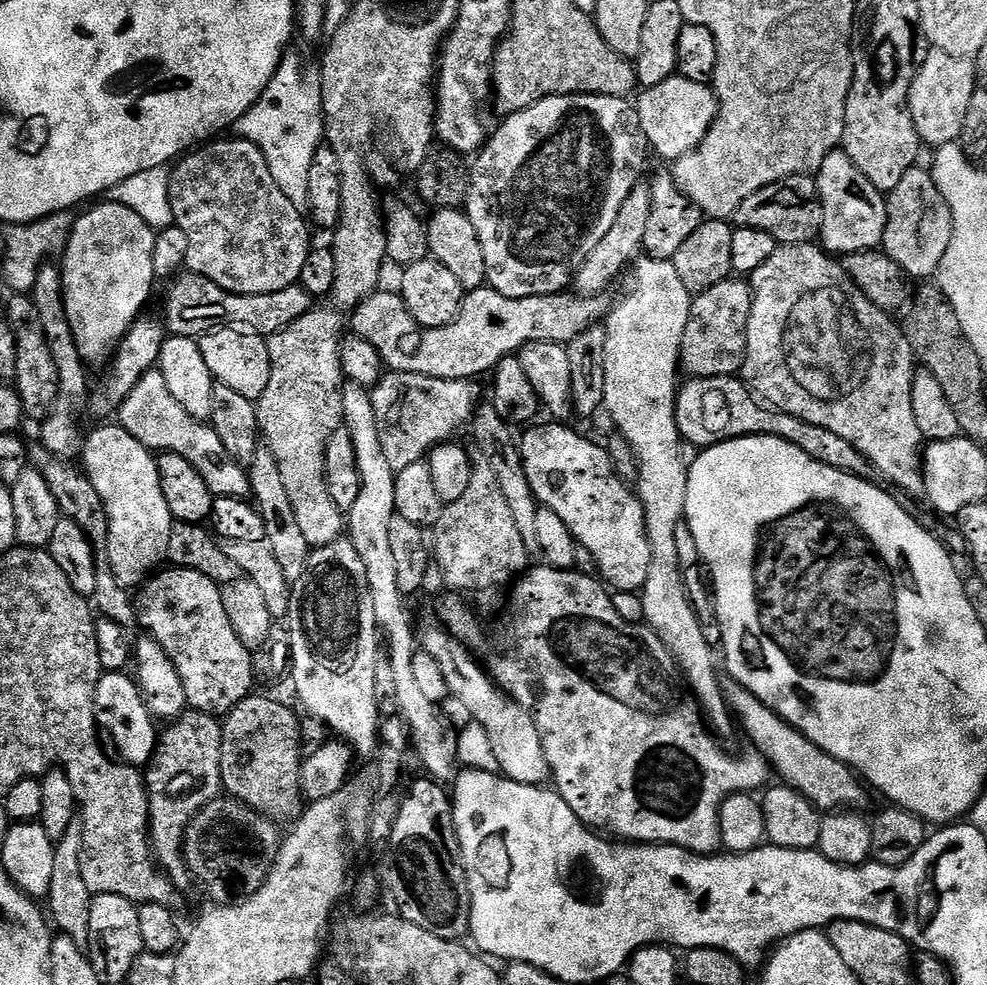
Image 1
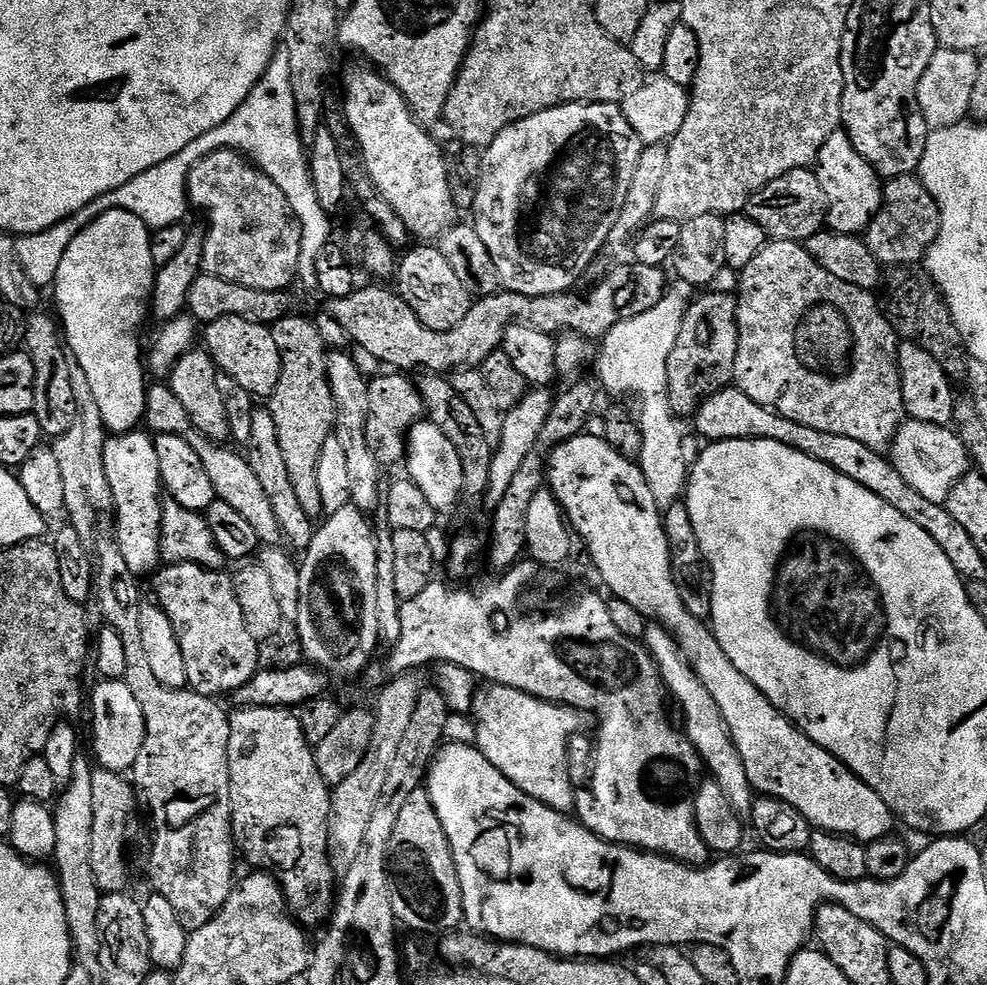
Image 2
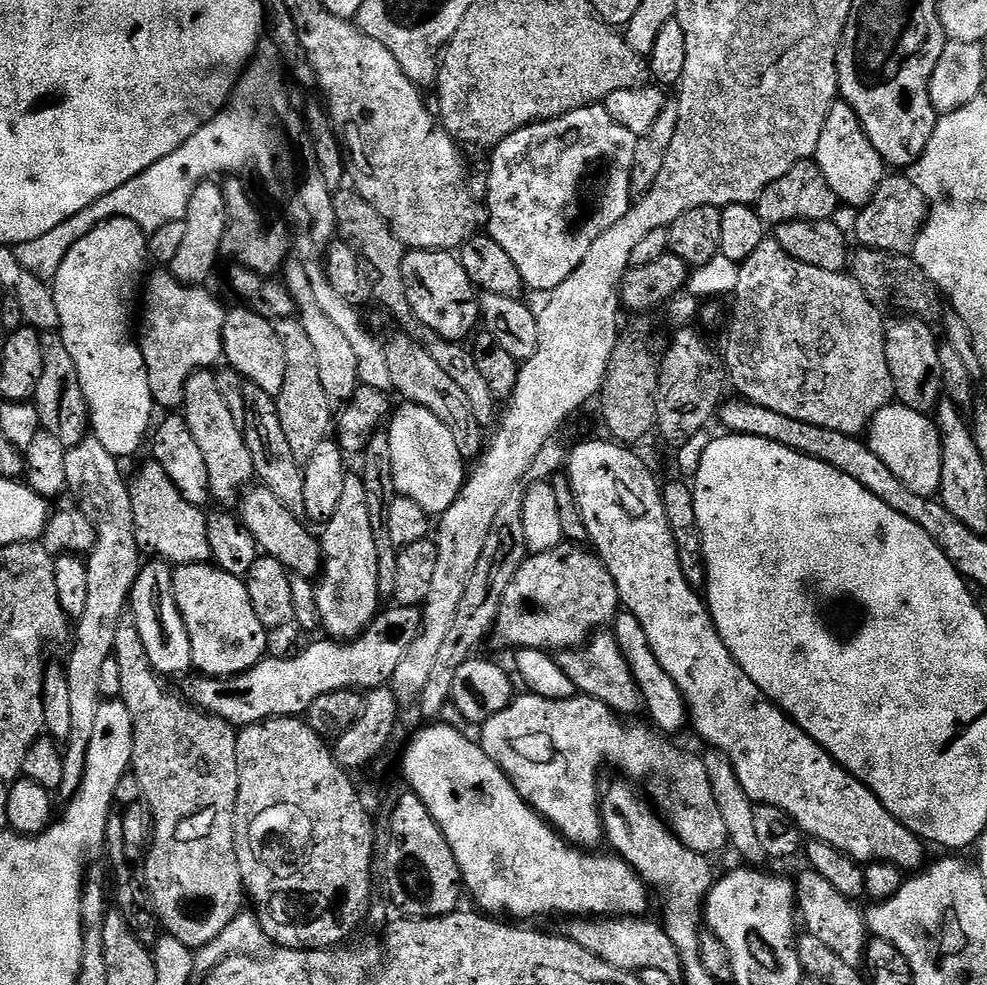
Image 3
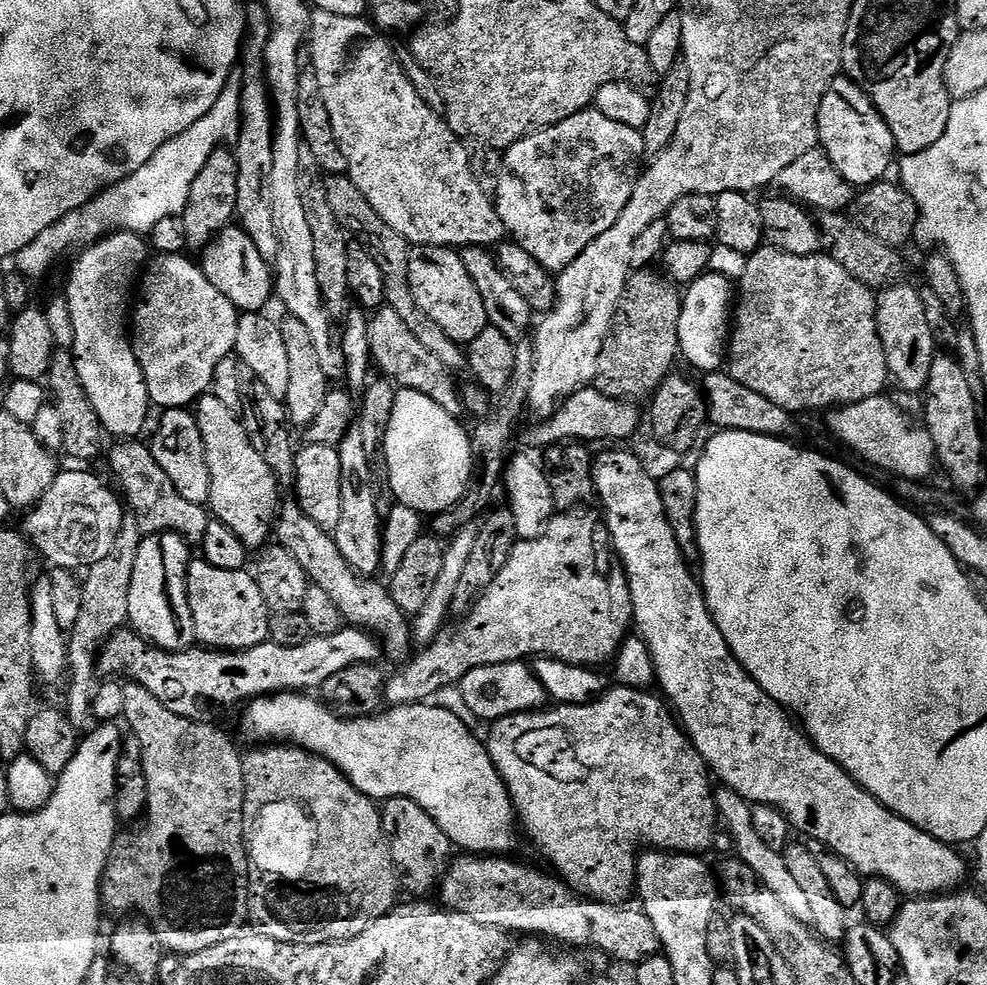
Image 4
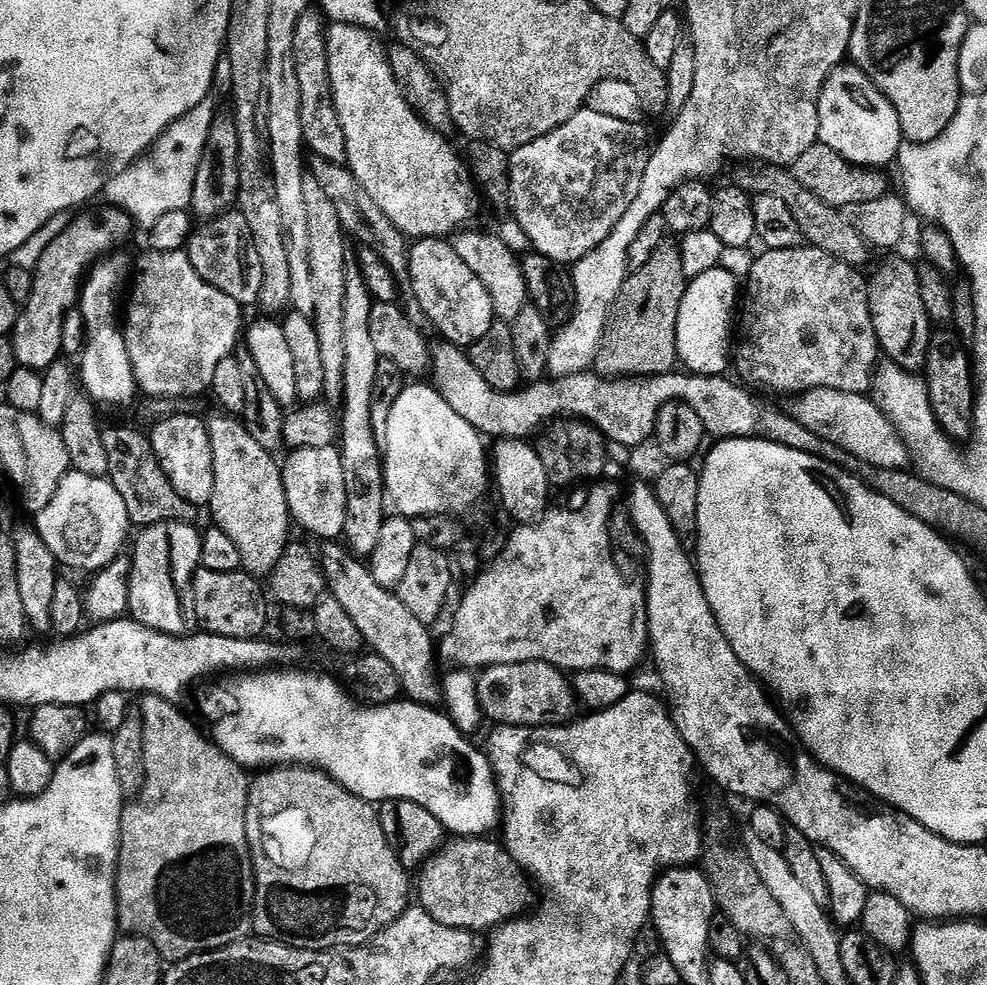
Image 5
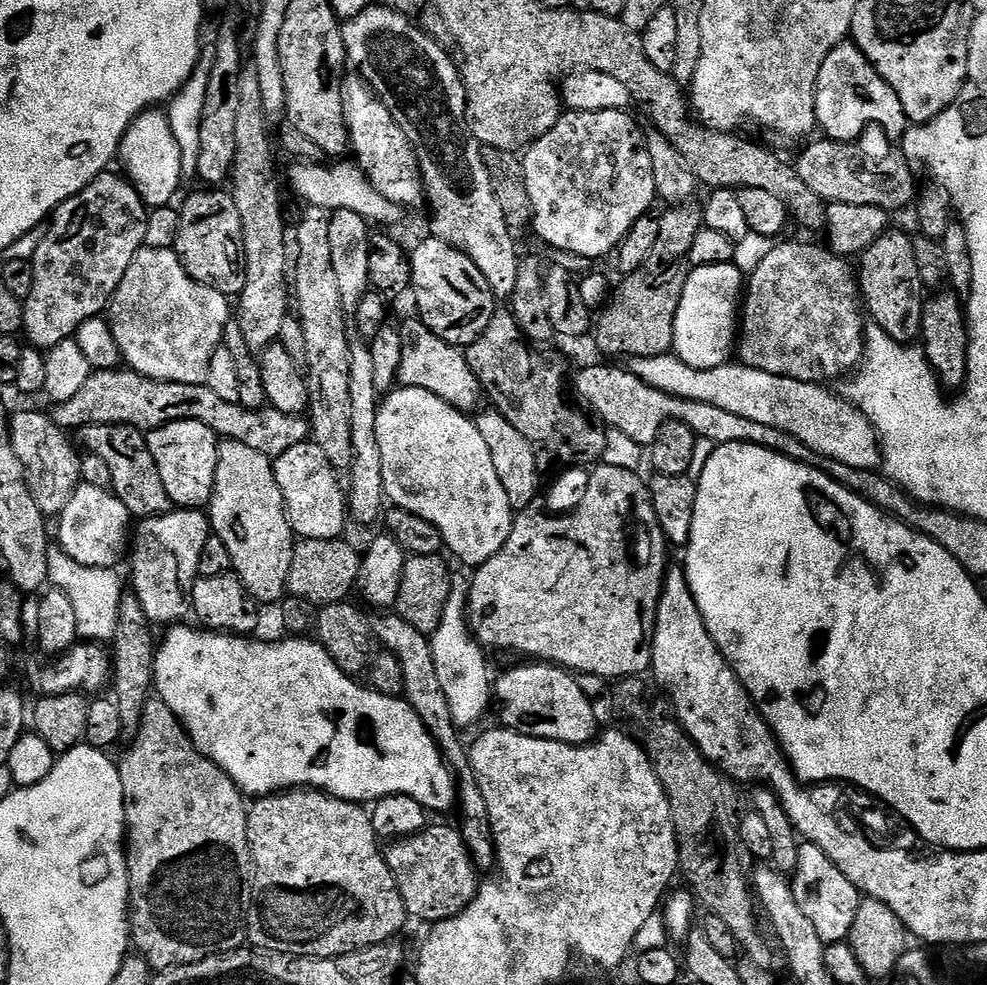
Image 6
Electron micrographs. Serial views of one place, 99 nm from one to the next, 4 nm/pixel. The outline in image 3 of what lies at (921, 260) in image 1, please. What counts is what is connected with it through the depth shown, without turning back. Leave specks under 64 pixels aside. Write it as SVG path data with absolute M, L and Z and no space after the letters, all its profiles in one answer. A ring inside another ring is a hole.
M885 175L870 202L855 213L855 243L865 248L873 248L875 252L911 253L918 234L924 231L929 207L928 199L924 197L922 190L918 190L916 183L907 175Z

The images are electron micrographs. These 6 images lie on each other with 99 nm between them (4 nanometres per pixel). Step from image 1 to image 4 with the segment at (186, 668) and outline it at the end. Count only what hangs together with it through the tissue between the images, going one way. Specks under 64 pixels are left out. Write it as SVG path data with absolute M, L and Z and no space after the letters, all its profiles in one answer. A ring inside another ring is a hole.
M196 558L188 566L188 605L194 622L196 640L209 650L241 652L268 640L270 613L262 592L258 590L255 575L248 570L218 570L203 558Z

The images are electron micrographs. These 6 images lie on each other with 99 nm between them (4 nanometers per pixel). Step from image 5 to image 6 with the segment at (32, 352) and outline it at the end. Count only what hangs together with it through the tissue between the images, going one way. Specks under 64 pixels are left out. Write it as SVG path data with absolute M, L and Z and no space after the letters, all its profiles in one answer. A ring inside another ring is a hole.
M109 170L94 178L94 182L87 184L74 198L59 204L50 217L42 242L31 258L34 290L30 290L23 300L22 332L28 335L27 343L31 347L47 350L58 346L73 339L82 322L90 322L90 318L107 313L113 294L134 262L134 254L145 247L149 209L145 207L135 184L123 175L115 176L114 172Z

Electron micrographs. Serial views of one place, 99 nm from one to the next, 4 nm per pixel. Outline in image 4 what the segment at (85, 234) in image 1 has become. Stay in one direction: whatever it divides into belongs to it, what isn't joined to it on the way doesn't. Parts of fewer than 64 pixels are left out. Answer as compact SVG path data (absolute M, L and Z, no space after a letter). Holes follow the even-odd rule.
M117 231L85 248L88 249L73 262L72 273L68 276L66 303L72 323L70 351L101 429L107 435L109 432L116 436L112 438L136 438L148 420L150 401L142 368L138 366L126 331L126 321L130 316L130 293L150 259L150 248L137 233Z

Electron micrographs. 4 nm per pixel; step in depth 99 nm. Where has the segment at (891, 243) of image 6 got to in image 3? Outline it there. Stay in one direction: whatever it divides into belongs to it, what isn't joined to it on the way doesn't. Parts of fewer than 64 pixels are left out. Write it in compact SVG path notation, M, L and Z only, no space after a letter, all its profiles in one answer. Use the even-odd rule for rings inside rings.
M896 318L885 330L886 361L893 378L895 399L925 414L935 413L936 405L945 395L942 365L938 362L938 336L932 333L933 325L919 318Z

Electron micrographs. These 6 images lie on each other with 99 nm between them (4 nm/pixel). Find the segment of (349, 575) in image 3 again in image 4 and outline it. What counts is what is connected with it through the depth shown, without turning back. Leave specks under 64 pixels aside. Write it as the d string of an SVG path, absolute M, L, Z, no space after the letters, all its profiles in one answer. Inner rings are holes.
M356 426L348 429L338 447L342 462L342 514L338 518L338 526L334 529L334 539L349 567L363 578L372 578L377 575L375 572L381 571L382 535L382 508L380 512L379 506L376 505L376 492L372 489L373 463L366 456L362 434Z

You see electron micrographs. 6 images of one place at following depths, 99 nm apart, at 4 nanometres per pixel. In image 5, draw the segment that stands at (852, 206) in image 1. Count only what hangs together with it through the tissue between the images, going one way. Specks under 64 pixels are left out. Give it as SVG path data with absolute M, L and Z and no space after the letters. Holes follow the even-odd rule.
M841 66L828 75L818 102L818 134L819 143L830 146L830 150L842 154L842 158L846 158L851 164L881 170L887 169L887 164L891 160L893 163L899 157L900 146L904 140L894 106L884 97L883 92L878 90L876 83L855 66Z

